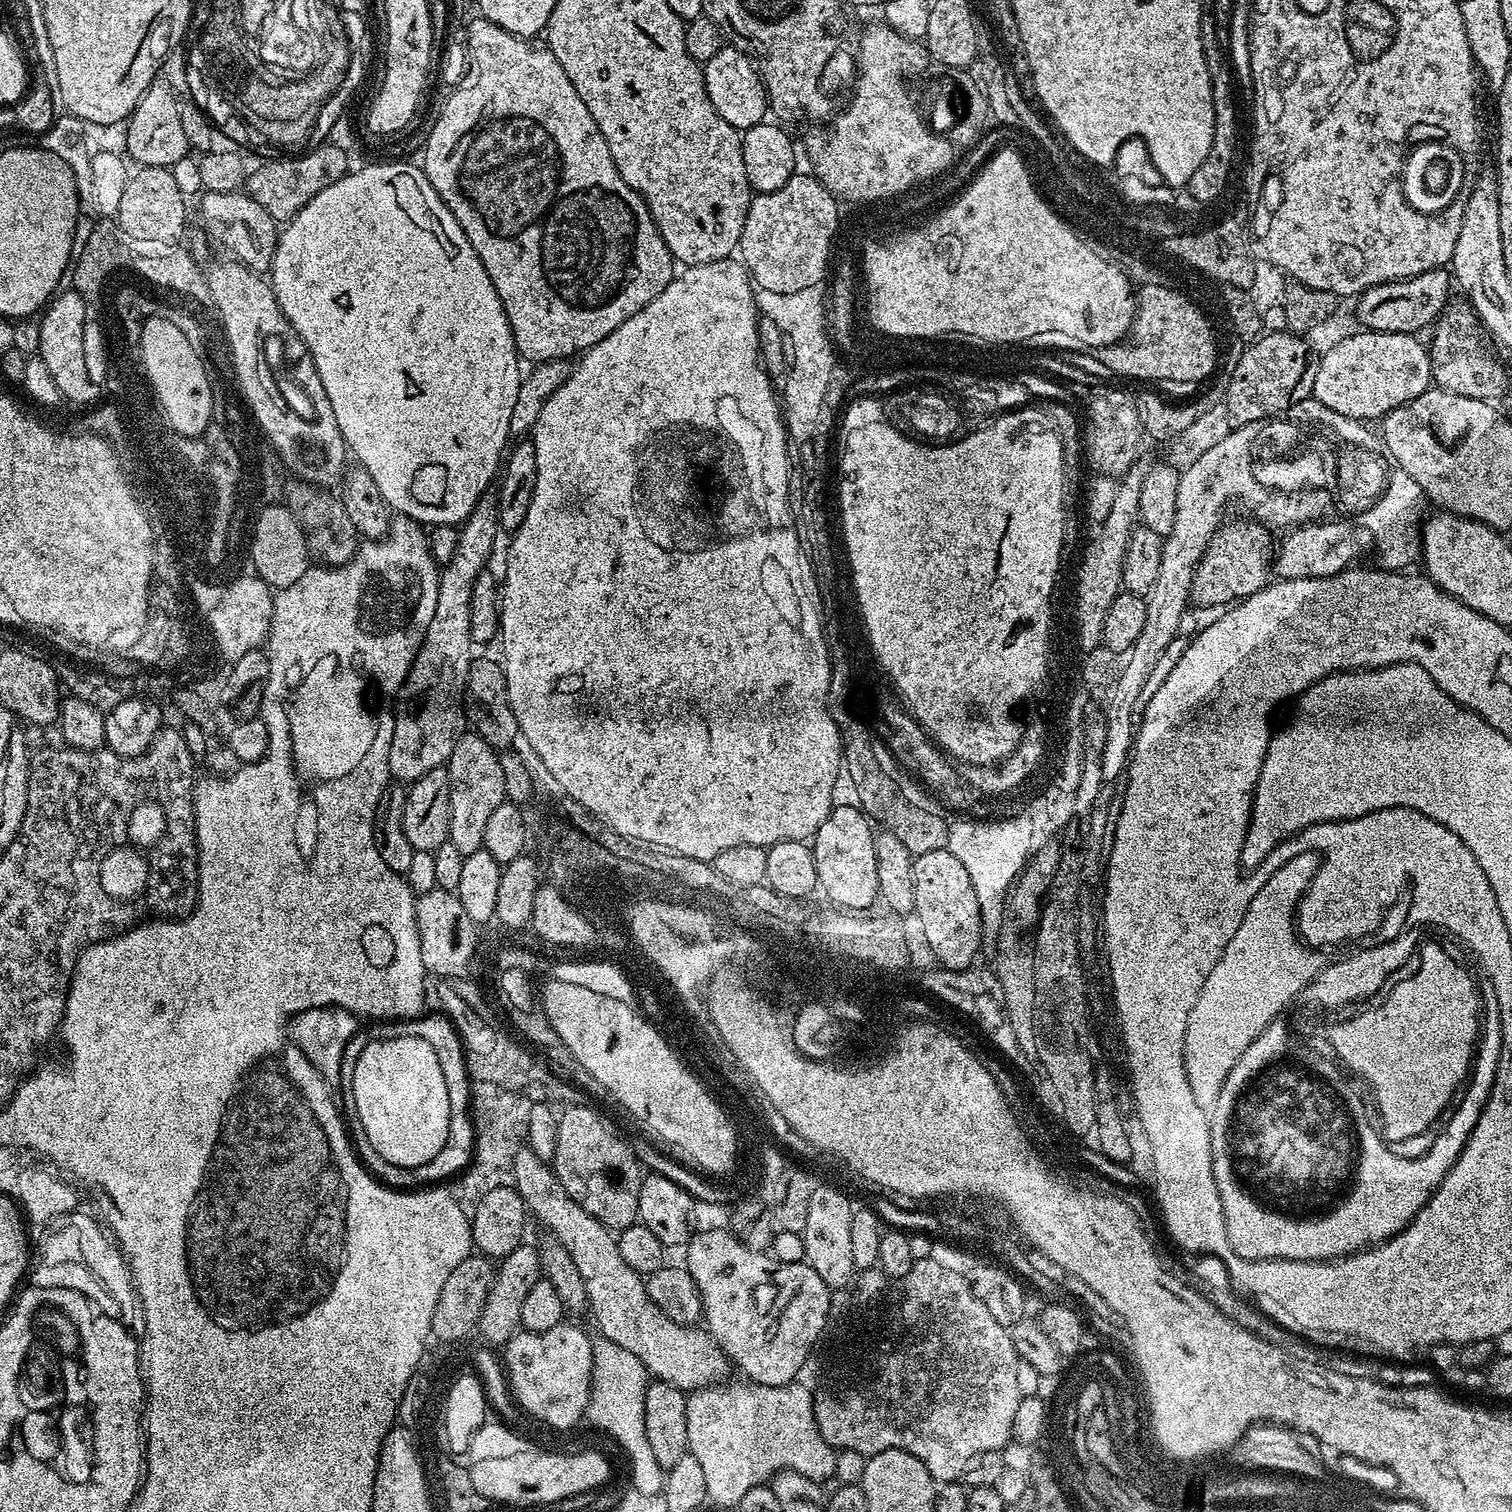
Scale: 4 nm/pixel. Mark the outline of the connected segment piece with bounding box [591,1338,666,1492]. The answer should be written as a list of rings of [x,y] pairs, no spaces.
[[[597,1339],[592,1345],[592,1381],[596,1384],[595,1399],[592,1400],[592,1418],[596,1423],[602,1424],[608,1432],[615,1434],[631,1453],[632,1462],[635,1465],[636,1484],[643,1488],[644,1492],[656,1491],[659,1488],[664,1491],[665,1469],[654,1462],[654,1453],[650,1451],[650,1438],[646,1438],[646,1422],[644,1421],[644,1403],[646,1402],[646,1390],[650,1383],[648,1371],[622,1346],[618,1346],[612,1340]]]

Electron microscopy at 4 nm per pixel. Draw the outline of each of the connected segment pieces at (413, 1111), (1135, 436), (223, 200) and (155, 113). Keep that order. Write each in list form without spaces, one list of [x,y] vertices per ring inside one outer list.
[[[409,1034],[388,1036],[385,1040],[369,1039],[354,1066],[350,1103],[356,1107],[356,1119],[362,1122],[362,1130],[366,1130],[370,1146],[374,1146],[386,1162],[394,1162],[394,1166],[399,1168],[417,1168],[430,1162],[430,1158],[442,1150],[448,1137],[450,1101],[446,1095],[446,1078],[442,1078],[434,1046],[430,1046],[430,1042],[421,1036]]]
[[[1102,386],[1096,388],[1096,392],[1093,397],[1090,398],[1090,402],[1085,404],[1085,426],[1087,428],[1087,440],[1083,448],[1087,463],[1089,462],[1096,468],[1094,469],[1101,475],[1109,475],[1113,478],[1119,477],[1118,474],[1124,473],[1134,462],[1138,448],[1141,442],[1148,440],[1151,433],[1148,432],[1148,424],[1144,424],[1144,416],[1140,416],[1140,390],[1132,388],[1131,390],[1124,390],[1122,388],[1102,388]]]
[[[245,191],[207,192],[201,198],[200,214],[205,230],[220,242],[237,261],[247,266],[253,272],[267,273],[273,262],[274,250],[277,249],[280,228],[272,215]]]
[[[154,82],[138,102],[126,121],[123,147],[128,148],[127,155],[137,165],[143,167],[171,167],[178,158],[189,155],[190,147],[182,130],[181,101],[176,101],[177,93],[164,82]]]

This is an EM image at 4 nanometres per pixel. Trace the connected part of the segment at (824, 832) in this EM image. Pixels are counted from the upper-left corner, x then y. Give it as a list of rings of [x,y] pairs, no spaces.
[[[837,803],[833,807],[822,826],[818,826],[810,847],[818,870],[819,891],[824,891],[836,903],[833,905],[841,909],[868,910],[873,907],[872,903],[877,903],[880,894],[878,868],[874,862],[874,824],[852,804]]]

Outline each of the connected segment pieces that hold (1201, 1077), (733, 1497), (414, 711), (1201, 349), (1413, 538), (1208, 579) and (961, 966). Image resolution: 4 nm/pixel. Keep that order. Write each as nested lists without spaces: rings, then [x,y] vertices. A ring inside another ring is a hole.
[[[1301,854],[1290,858],[1280,866],[1280,872],[1270,880],[1268,886],[1258,894],[1258,898],[1247,906],[1241,918],[1238,930],[1227,942],[1221,957],[1212,963],[1211,969],[1205,972],[1192,1004],[1185,1013],[1183,1032],[1188,1032],[1188,1068],[1192,1084],[1198,1086],[1198,1096],[1202,1106],[1208,1106],[1214,1115],[1213,1127],[1210,1134],[1210,1148],[1212,1160],[1220,1161],[1220,1152],[1224,1156],[1234,1156],[1233,1145],[1228,1142],[1228,1134],[1232,1131],[1234,1115],[1237,1106],[1232,1100],[1220,1100],[1220,1080],[1224,1078],[1228,1066],[1238,1056],[1238,1052],[1246,1046],[1246,1042],[1261,1030],[1268,1028],[1278,1014],[1282,1013],[1292,1000],[1309,984],[1319,977],[1326,966],[1325,955],[1312,949],[1300,938],[1292,936],[1290,930],[1290,908],[1300,890],[1308,884],[1314,867],[1319,866],[1320,860],[1315,856]]]
[[[793,1382],[786,1386],[767,1388],[761,1384],[749,1383],[745,1390],[740,1384],[725,1383],[723,1386],[697,1388],[687,1393],[686,1402],[686,1434],[688,1435],[688,1452],[698,1458],[706,1477],[707,1499],[720,1508],[735,1509],[739,1505],[742,1494],[748,1488],[771,1481],[774,1474],[785,1470],[806,1474],[806,1478],[817,1482],[832,1480],[836,1474],[837,1449],[831,1448],[822,1438],[814,1418],[813,1389],[801,1382]],[[744,1444],[748,1447],[748,1456],[756,1464],[764,1468],[744,1468]]]
[[[490,496],[481,497],[479,503],[476,504],[474,510],[470,515],[464,520],[464,523],[459,527],[460,534],[458,540],[458,547],[454,552],[453,558],[451,558],[450,562],[446,565],[443,565],[440,573],[439,580],[439,590],[438,590],[438,603],[435,606],[435,612],[433,621],[430,622],[430,627],[426,632],[426,636],[423,638],[423,644],[419,647],[418,654],[415,655],[414,662],[411,664],[411,669],[407,674],[407,678],[404,680],[404,686],[400,691],[400,699],[402,698],[402,702],[399,704],[396,714],[392,716],[392,736],[391,736],[391,744],[390,744],[390,754],[387,755],[388,760],[388,773],[389,775],[399,783],[403,784],[411,784],[413,781],[418,778],[424,776],[432,769],[436,769],[438,767],[443,767],[450,756],[453,753],[454,746],[457,745],[457,742],[460,740],[460,737],[464,734],[464,729],[466,726],[466,717],[463,711],[464,704],[464,694],[465,688],[468,685],[469,680],[469,668],[472,665],[474,659],[474,645],[472,642],[472,635],[470,634],[470,598],[473,596],[473,584],[480,577],[481,573],[485,571],[485,568],[488,566],[487,562],[494,550],[494,546],[496,544],[496,536],[500,534],[499,527],[499,513],[498,506],[495,502],[495,499]]]
[[[1146,288],[1141,296],[1140,317],[1132,319],[1128,335],[1118,344],[1095,349],[1094,356],[1101,369],[1109,368],[1116,376],[1129,376],[1132,380],[1170,380],[1172,384],[1189,385],[1212,367],[1212,342],[1218,338],[1212,324],[1209,317],[1196,312],[1176,293],[1165,292],[1163,288]]]
[[[1396,470],[1389,475],[1387,488],[1368,510],[1362,513],[1364,528],[1372,535],[1376,543],[1376,552],[1385,569],[1408,570],[1411,564],[1421,559],[1422,532],[1421,524],[1425,519],[1424,504],[1426,497],[1424,491],[1405,472]]]
[[[1229,519],[1220,525],[1210,538],[1205,552],[1193,574],[1191,603],[1204,608],[1231,606],[1245,600],[1250,594],[1258,594],[1274,580],[1273,533],[1254,521],[1234,522]],[[1219,604],[1224,604],[1220,605]]]
[[[947,847],[930,850],[926,854],[915,857],[912,861],[912,885],[914,886],[914,917],[920,923],[920,932],[932,951],[935,962],[941,968],[951,971],[962,971],[973,967],[976,955],[982,945],[982,918],[978,910],[978,898],[974,894],[974,886],[970,883],[970,874],[962,867],[962,862],[948,852]]]

